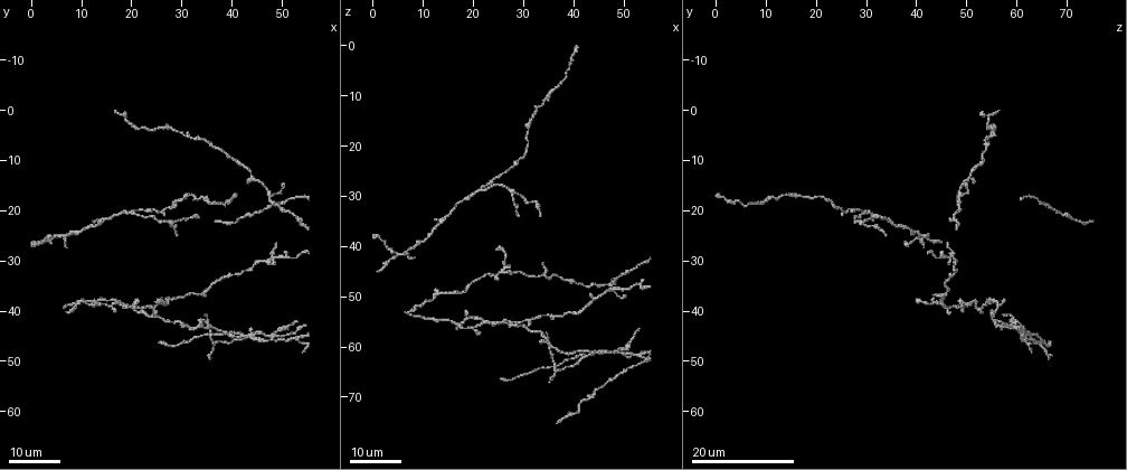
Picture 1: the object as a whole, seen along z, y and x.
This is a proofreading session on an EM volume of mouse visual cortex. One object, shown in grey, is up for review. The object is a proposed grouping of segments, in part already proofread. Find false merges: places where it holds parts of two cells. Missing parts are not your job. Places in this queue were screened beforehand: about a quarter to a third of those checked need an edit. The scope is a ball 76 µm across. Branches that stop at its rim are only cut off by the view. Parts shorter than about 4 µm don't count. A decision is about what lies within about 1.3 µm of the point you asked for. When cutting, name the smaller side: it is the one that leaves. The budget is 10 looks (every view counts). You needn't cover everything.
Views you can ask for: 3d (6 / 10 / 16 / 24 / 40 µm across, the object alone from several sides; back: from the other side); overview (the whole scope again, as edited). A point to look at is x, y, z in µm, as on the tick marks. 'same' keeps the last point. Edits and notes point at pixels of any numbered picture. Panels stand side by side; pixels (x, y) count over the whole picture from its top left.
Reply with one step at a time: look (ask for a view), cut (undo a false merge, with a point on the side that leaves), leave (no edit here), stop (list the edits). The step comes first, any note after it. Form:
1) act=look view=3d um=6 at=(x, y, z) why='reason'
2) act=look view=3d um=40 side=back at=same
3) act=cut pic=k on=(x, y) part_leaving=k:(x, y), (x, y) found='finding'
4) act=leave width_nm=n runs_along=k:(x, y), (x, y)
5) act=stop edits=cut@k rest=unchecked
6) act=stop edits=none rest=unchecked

act=look view=3d um=16 at=(31.5, 5.0, 54.5)

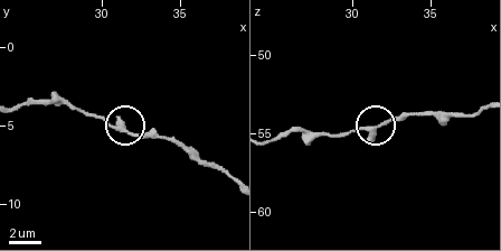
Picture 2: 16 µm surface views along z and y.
act=look view=3d um=10 at=(31.4, 5.2, 54.6)

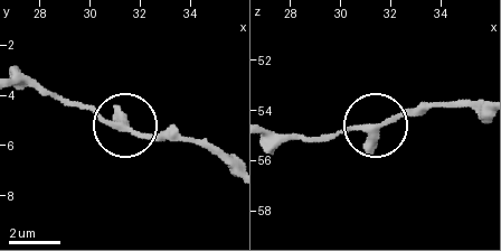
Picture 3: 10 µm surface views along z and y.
act=leave runs_along=3:(229, 168), (198, 145), (102, 121), (53, 93) found='all the same cell'

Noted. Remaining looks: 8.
act=look view=3d um=24 at=(21.0, 20.5, 29.0) why='two arms in line, one across'

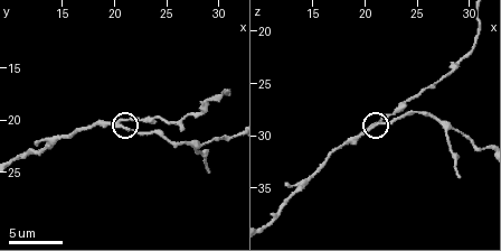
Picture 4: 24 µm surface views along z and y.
act=look view=3d um=6 at=(20.4, 20.4, 29.2)

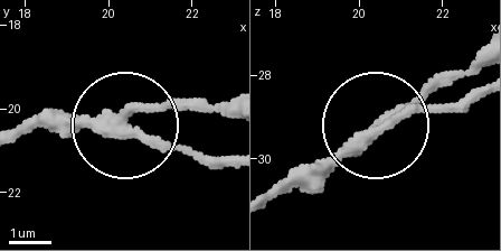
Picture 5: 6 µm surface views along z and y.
act=leave runs_along=5:(272, 200), (336, 167), (389, 121), (461, 107) found='one cell here'

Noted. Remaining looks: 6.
act=look view=3d um=16 at=(27.5, 22.5, 29.5) why='three arms meet'

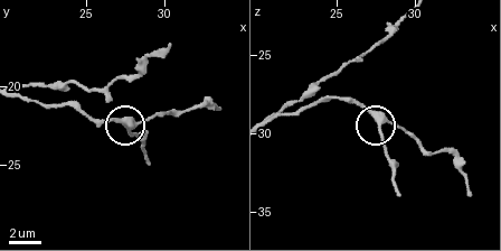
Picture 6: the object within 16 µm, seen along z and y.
act=look view=3d um=6 at=same

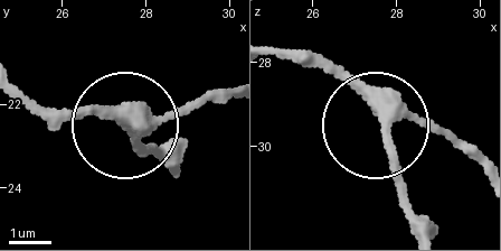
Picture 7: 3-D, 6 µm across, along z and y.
act=leave arms=3 runs_along=7:(24, 94), (110, 109), (142, 148), (163, 148) found='continuous, no second cell'

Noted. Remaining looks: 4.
act=look view=3d um=16 at=(44.0, 44.5, 61.5) why='two arms at a narrow angle'

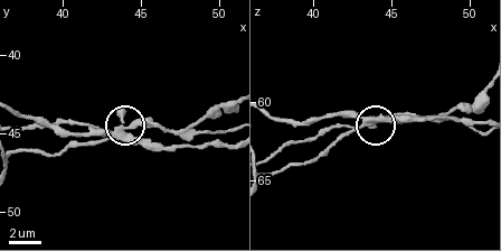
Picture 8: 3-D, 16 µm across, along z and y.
act=look view=3d um=10 at=(43.6, 45.2, 61.4) why='zoom in'

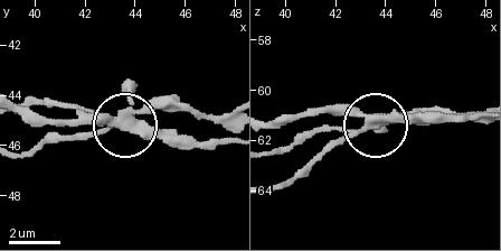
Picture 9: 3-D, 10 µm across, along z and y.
act=cut pic=9 on=(160, 104) found='two cells meet here'

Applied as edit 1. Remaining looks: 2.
act=look view=3d um=24 at=(48.0, 29.0, 46.5) why='four-way junction'

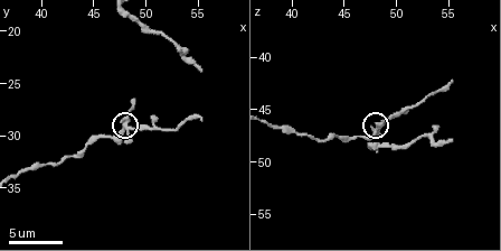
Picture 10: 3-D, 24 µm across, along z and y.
act=look view=3d um=10 at=same

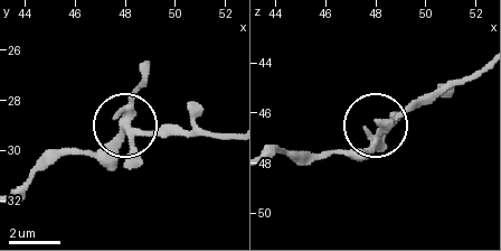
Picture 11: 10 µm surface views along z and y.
act=leave side_arm_um=10 runs_along=11:(19, 187), (57, 159), (96, 154), (124, 130), (190, 130) found='continuous, no second cell'

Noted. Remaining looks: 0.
act=stop edits=cut@9 rest=unchecked

